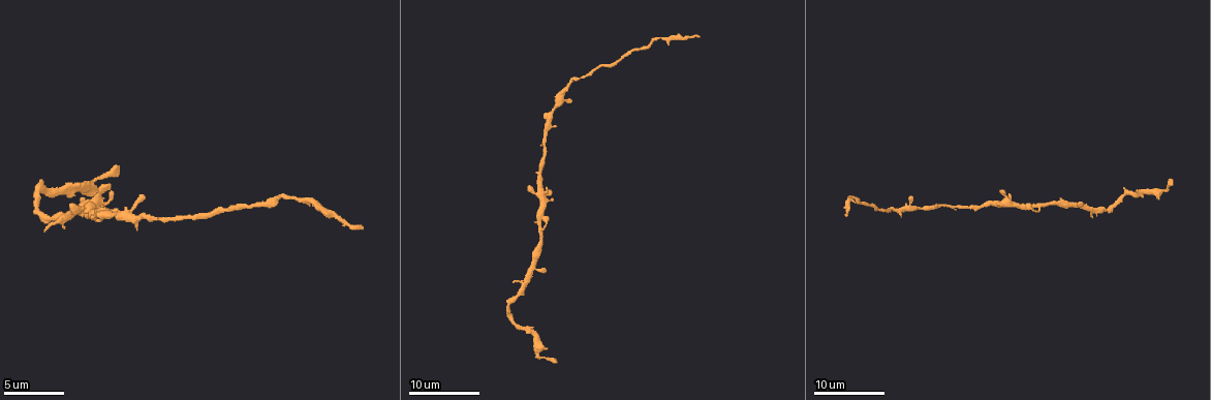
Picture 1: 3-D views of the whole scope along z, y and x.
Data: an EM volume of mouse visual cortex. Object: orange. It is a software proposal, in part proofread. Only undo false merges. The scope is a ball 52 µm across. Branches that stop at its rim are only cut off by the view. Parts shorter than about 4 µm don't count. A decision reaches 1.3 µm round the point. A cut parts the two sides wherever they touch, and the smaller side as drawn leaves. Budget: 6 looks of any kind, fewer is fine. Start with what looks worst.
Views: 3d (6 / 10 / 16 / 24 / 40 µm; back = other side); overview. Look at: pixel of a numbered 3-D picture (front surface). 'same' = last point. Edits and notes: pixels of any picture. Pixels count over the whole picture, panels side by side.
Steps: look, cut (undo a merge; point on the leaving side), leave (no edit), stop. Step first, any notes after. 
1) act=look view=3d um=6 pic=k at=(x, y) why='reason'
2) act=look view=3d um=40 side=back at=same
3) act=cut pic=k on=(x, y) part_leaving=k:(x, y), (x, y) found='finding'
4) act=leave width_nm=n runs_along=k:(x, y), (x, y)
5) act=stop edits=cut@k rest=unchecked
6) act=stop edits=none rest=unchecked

act=look view=3d um=6 pic=1 at=(572, 80) why='thick turns thin'

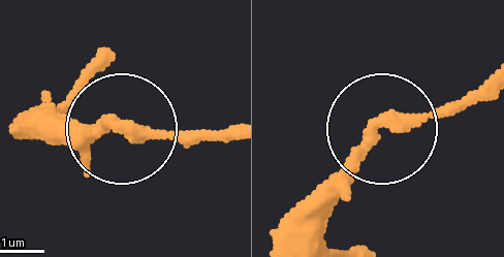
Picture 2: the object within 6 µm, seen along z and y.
act=cut pic=2 on=(181, 137) part_leaving=2:(121, 129), (228, 129) found='a second cell is stuck on'

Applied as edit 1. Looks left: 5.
act=look view=3d um=10 pic=1 at=(973, 207)

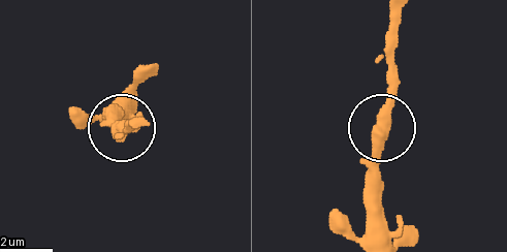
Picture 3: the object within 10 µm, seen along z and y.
act=leave width_nm=420 runs_along=3:(382, 126), (388, 39) found='continuous, no second cell'

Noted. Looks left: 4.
act=look view=3d um=6 pic=1 at=(919, 207) why='narrows sharply'

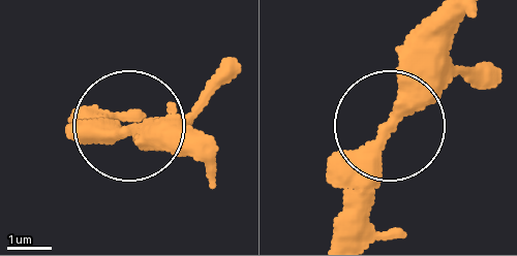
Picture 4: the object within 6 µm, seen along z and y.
act=leave width_nm=340 found='one cell here'

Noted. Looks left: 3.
act=stop edits=cut@2 rest=unchecked

